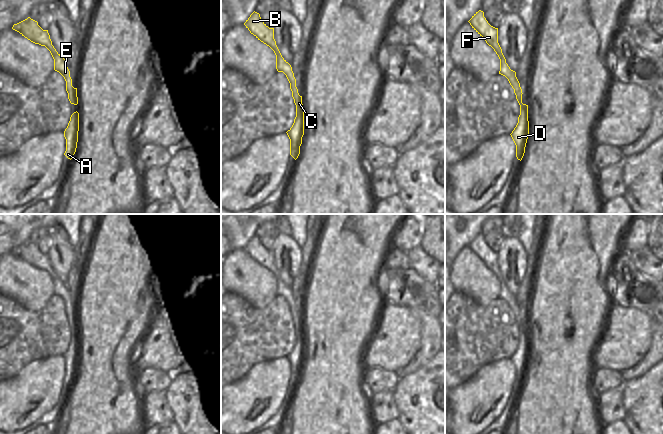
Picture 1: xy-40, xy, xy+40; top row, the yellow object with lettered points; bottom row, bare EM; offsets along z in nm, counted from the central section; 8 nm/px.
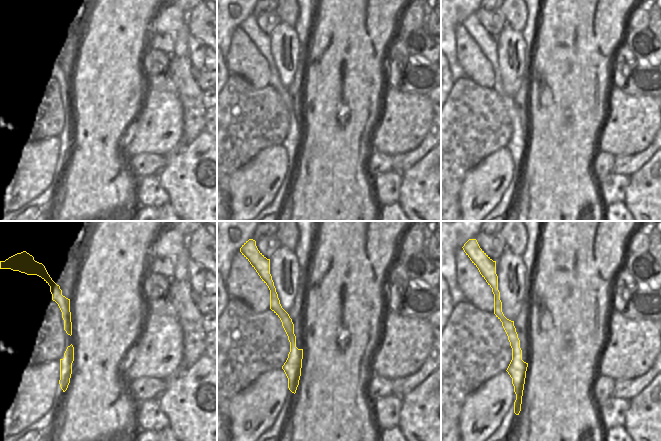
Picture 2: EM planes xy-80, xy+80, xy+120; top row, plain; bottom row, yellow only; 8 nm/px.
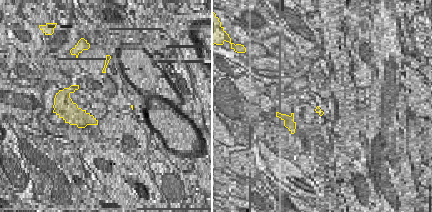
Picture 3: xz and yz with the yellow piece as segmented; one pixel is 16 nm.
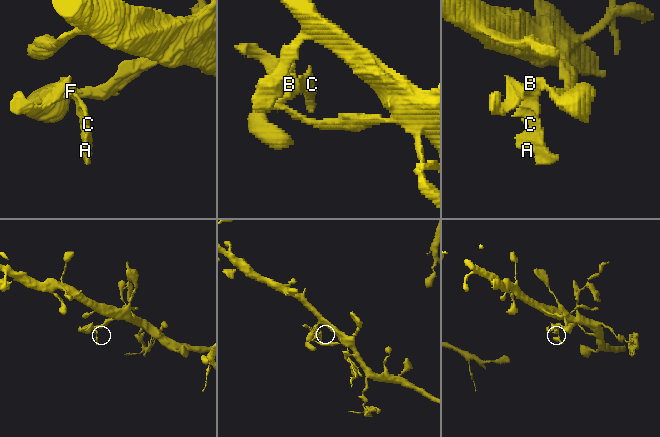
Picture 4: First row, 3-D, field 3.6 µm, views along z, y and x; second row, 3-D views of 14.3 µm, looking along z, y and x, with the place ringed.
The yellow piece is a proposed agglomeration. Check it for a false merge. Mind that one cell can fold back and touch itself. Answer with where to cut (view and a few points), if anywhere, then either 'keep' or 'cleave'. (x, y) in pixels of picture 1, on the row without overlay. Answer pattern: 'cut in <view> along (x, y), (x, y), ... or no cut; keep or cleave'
no cut; keep

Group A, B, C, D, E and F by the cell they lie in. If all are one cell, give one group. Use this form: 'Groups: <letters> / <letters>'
Groups: A B C D E F

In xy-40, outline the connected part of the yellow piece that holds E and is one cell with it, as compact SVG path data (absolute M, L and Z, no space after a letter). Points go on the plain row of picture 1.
M28 241L27 243L14 248L13 254L19 256L22 260L35 268L45 270L54 283L54 294L59 296L66 305L66 315L71 328L78 328L77 312L72 310L70 295L66 289L66 284L56 275L52 269L48 254L43 254L38 246Z

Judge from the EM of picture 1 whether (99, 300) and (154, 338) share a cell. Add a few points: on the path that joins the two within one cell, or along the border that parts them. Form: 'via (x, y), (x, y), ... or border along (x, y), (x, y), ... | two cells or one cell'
border along (155, 311), (137, 354) | two cells

